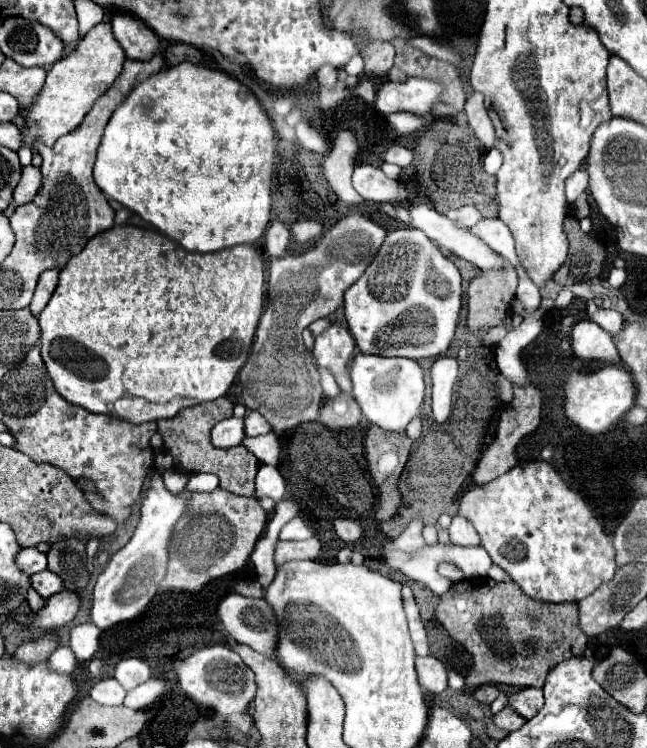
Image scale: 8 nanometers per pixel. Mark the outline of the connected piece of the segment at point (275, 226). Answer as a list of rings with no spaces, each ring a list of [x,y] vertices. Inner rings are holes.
[[[279,219],[271,221],[269,229],[265,231],[265,251],[267,251],[267,255],[271,259],[283,257],[287,253],[289,239],[291,239],[289,227],[283,221],[279,221]]]

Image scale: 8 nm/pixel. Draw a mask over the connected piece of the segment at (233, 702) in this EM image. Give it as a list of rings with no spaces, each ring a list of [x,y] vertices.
[[[225,645],[201,647],[185,659],[175,659],[173,669],[177,675],[179,687],[191,701],[205,707],[213,707],[215,713],[225,717],[227,727],[233,727],[237,731],[249,731],[253,719],[247,713],[247,709],[255,697],[257,687],[255,687],[253,671],[241,661],[241,657],[233,649]]]

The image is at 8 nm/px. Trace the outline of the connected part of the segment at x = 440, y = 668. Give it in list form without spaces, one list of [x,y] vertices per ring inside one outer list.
[[[417,657],[417,679],[423,691],[427,693],[443,693],[447,689],[447,671],[445,665],[435,657]]]

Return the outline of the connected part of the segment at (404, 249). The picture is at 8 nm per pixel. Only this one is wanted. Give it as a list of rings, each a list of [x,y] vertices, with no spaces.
[[[397,229],[391,231],[379,249],[375,261],[367,267],[361,279],[345,291],[345,319],[351,335],[357,341],[361,353],[381,357],[407,357],[407,359],[429,359],[441,357],[449,349],[457,319],[461,311],[461,273],[447,259],[437,245],[419,229]]]

